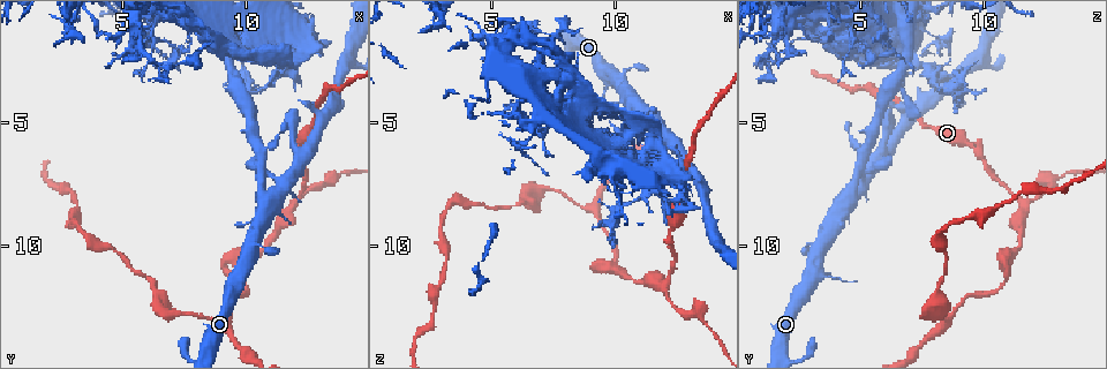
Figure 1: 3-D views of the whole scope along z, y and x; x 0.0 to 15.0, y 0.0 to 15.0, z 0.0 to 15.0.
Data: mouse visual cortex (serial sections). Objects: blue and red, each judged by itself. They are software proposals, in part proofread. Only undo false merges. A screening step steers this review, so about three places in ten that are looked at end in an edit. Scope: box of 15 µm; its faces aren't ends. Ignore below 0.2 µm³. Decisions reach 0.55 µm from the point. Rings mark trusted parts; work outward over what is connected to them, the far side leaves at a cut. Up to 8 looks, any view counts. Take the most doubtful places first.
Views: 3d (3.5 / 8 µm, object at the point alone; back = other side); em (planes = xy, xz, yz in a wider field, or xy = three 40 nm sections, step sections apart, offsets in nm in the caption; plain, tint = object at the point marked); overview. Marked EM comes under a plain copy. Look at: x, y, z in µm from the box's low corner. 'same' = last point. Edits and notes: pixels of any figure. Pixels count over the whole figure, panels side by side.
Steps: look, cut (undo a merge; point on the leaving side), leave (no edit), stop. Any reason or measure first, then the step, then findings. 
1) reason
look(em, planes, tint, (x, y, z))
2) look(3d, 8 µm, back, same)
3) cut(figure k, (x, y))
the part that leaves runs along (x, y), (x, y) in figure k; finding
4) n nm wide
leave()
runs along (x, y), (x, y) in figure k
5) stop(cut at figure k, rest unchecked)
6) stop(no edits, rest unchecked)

thick turns thin
look(3d, 8 µm, (12.2, 6.0, 9.7))

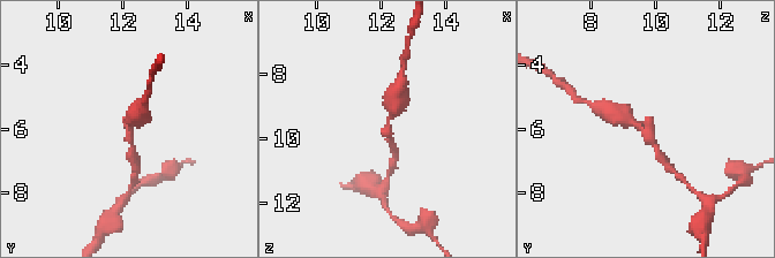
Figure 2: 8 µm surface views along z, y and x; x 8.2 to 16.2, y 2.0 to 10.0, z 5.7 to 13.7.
look(3d, 3.5 µm, (12.3, 6.0, 9.6))

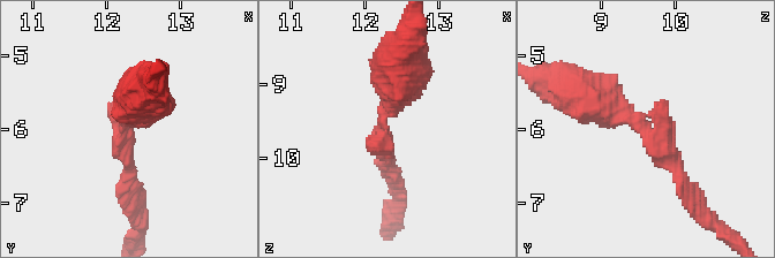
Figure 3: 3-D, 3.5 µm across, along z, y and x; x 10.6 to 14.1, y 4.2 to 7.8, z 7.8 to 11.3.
arms of 200, 600 nm; shape alone is not enough
look(em, xy, step 3, tint, (12.20, 6.05, 9.55))

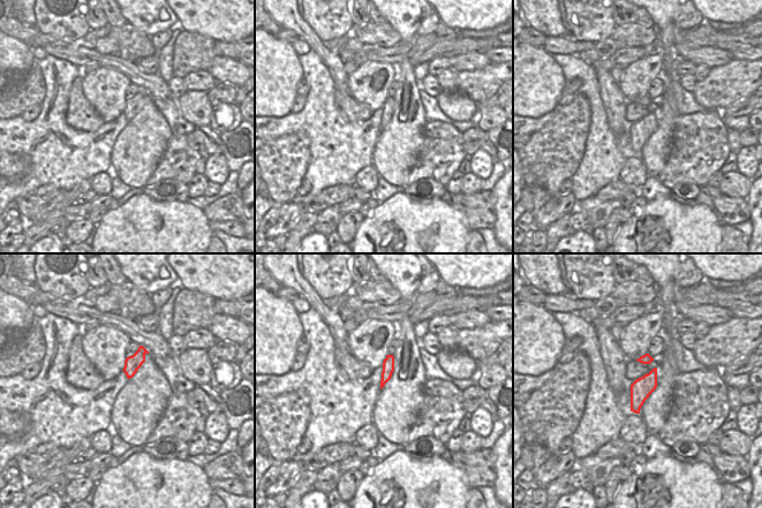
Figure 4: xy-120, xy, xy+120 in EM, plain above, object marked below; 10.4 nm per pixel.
120 nm wide
leave()
runs along (581, 95), (653, 134), (691, 190) in figure 3; all the same cell

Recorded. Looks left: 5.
sudden change in width
look(3d, 3.5 µm, (12.0, 8.3, 11.7))

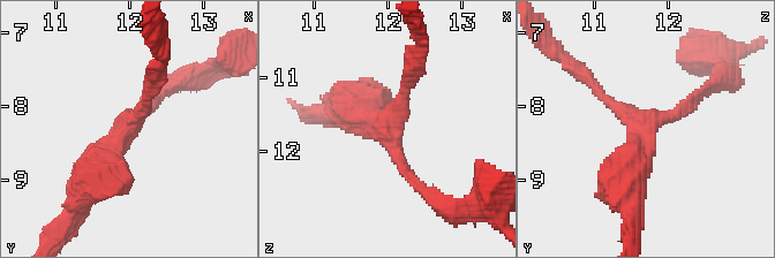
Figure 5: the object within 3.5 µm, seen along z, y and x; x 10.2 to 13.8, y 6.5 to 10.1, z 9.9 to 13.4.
3 arms; arms of 200, 200, 450 nm
look(em, planes, tint, (12.00, 8.20, 11.60))

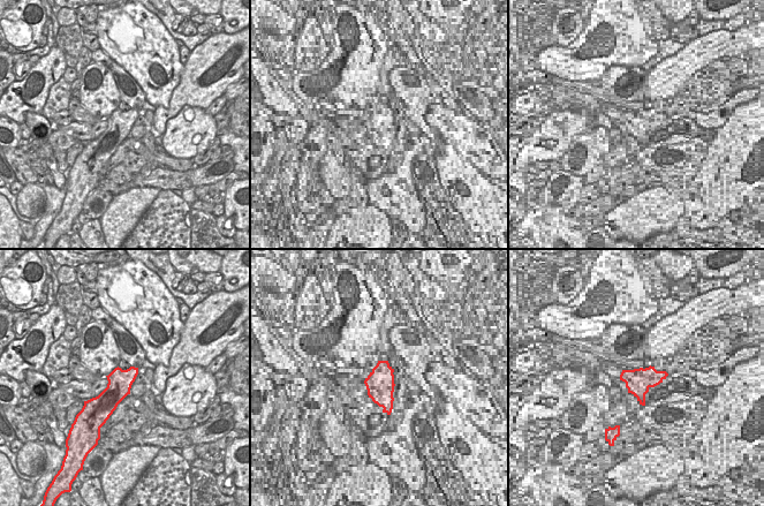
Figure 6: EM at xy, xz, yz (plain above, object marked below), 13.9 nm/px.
leave()
runs along (156, 74), (141, 113), (81, 180) in figure 5; continuous, no second cell

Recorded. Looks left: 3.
abrupt turn
look(em, xy, step 2, tint, (9.2, 10.6, 10.7))

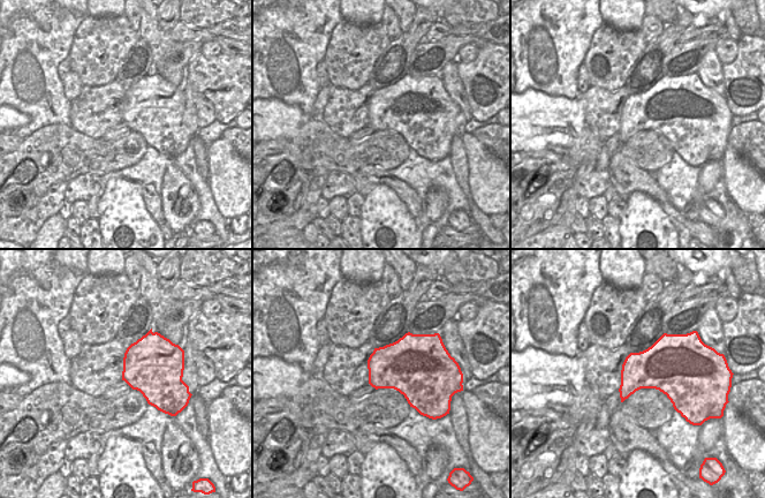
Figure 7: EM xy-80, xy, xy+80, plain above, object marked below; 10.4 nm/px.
look(3d, 3.5 µm, back, same)

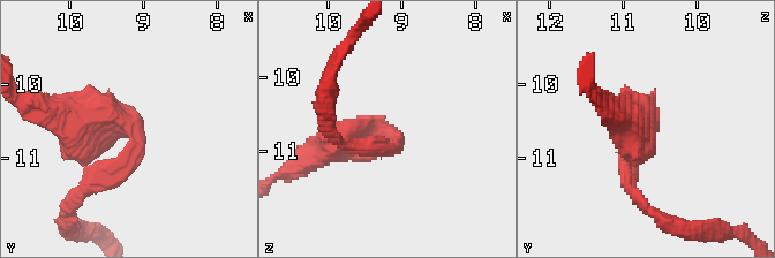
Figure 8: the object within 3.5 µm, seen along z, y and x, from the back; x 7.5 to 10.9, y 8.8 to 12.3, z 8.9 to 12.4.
500 nm wide
leave()
runs along (66, 120), (136, 131), (93, 181) in figure 8; all the same cell

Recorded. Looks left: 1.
stop(no edits, rest unchecked)

